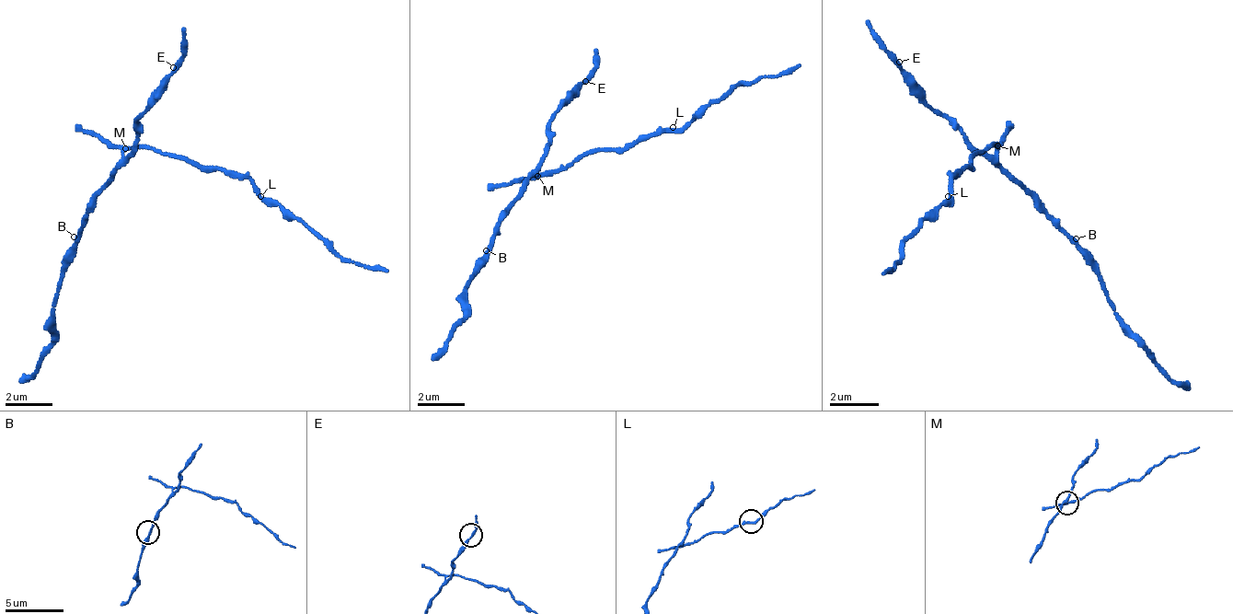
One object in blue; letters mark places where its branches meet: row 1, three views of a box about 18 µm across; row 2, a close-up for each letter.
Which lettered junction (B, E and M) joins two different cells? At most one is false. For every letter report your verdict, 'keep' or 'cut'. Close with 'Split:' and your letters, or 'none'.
B: keep
E: keep
M: cut
Split: M

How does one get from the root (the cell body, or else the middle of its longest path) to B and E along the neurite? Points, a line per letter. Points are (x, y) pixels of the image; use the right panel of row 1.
B: (990, 153), (1076, 238)
E: (990, 153), (978, 153), (923, 98), (923, 86), (899, 62)

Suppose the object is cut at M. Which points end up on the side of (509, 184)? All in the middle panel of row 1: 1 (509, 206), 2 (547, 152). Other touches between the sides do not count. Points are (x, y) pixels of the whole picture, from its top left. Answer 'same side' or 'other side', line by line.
1: other side
2: other side

